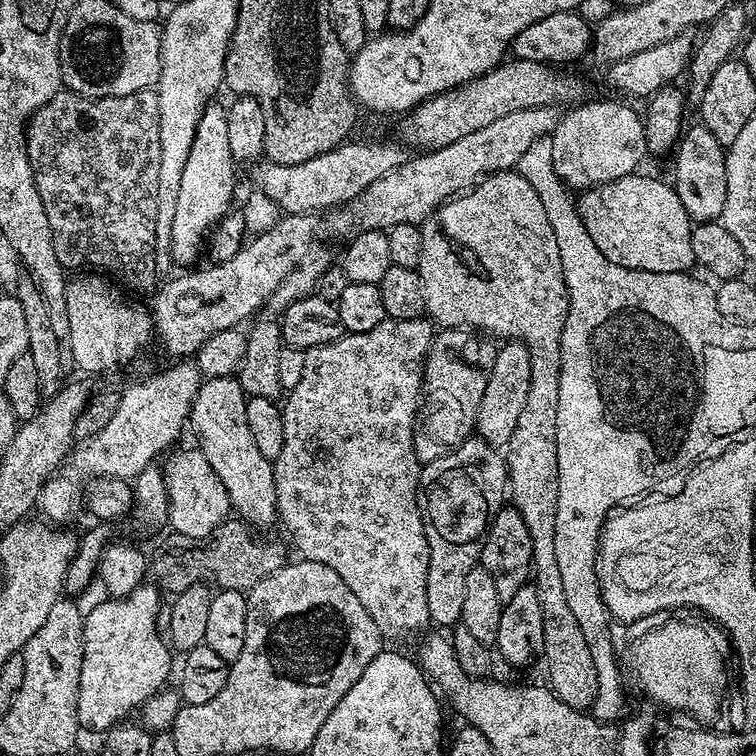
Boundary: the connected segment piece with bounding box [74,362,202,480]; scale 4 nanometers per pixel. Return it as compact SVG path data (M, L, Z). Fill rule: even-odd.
M176 362L173 368L168 368L165 372L160 372L157 376L152 376L149 380L140 380L137 384L132 384L120 396L120 401L115 401L112 409L112 416L89 440L83 441L75 449L76 468L80 472L89 472L92 476L99 478L115 478L118 480L128 480L135 478L143 468L149 467L152 460L159 452L167 453L173 447L172 443L180 436L180 431L186 428L192 415L192 403L200 392L202 377L200 369L192 362Z

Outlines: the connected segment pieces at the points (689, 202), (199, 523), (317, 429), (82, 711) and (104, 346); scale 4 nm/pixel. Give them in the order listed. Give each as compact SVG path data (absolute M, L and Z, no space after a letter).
M699 122L685 127L684 135L674 149L676 180L674 187L688 219L696 224L719 221L726 206L726 148Z
M192 447L185 452L175 452L173 451L167 457L169 460L163 461L162 464L168 491L167 523L172 524L178 535L188 539L185 541L200 542L208 538L204 536L210 535L212 531L215 533L225 523L223 520L227 518L228 512L230 516L232 503L226 494L226 486L222 486L218 474L214 474L210 462L206 462L200 451Z
M427 319L419 320L384 320L374 330L366 334L368 344L356 344L353 348L340 348L341 346L325 346L323 348L310 348L304 352L306 366L302 370L302 378L298 386L294 386L287 393L288 401L283 401L282 411L282 454L274 461L272 473L276 487L276 510L279 523L288 527L292 540L296 543L299 555L306 560L322 562L334 570L354 590L354 598L366 606L366 610L380 627L381 637L400 640L411 632L423 633L424 627L429 627L428 606L426 604L426 574L430 566L430 546L426 542L422 504L418 499L421 491L420 473L422 461L416 457L416 433L418 431L418 416L416 411L422 408L422 389L424 388L424 361L428 359L429 352L434 347L432 341L433 325Z
M145 582L139 584L138 587L133 590L129 596L122 596L119 598L109 598L106 602L103 602L102 606L97 606L89 616L84 617L84 641L82 642L82 670L80 671L80 677L78 678L78 718L80 719L81 729L87 730L88 728L92 732L100 732L99 734L107 733L108 729L116 727L125 719L124 716L127 712L135 713L139 709L140 705L149 700L150 697L156 692L161 691L165 687L164 684L168 680L168 675L173 675L174 664L172 668L172 656L169 645L166 643L165 637L162 635L162 629L156 624L156 617L160 615L162 611L162 605L160 605L160 596L162 592L155 583Z
M84 274L73 275L76 277L74 277L73 280L71 277L71 279L69 279L64 286L64 289L66 290L66 314L70 314L70 338L66 341L66 344L67 347L72 347L72 358L70 354L70 360L73 360L78 367L85 368L85 370L88 372L104 372L107 370L107 368L116 368L119 366L119 364L124 364L127 362L127 360L134 359L135 356L147 346L148 339L150 341L153 339L154 325L152 323L152 313L147 307L145 307L145 305L143 308L143 306L140 304L131 304L131 302L128 301L127 298L124 297L114 285L107 284L107 282L103 280L103 278L105 279L103 275L100 275L101 277L80 275Z

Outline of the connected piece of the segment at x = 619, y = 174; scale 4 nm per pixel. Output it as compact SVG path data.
M612 100L577 103L559 117L553 130L554 170L569 190L587 190L598 184L609 184L637 171L640 159L646 156L644 122L641 113L615 104Z

